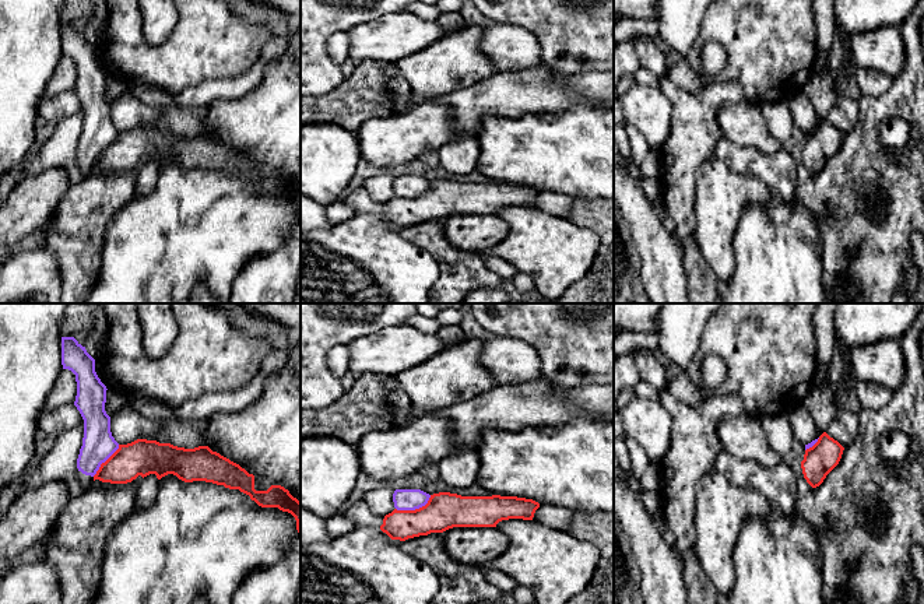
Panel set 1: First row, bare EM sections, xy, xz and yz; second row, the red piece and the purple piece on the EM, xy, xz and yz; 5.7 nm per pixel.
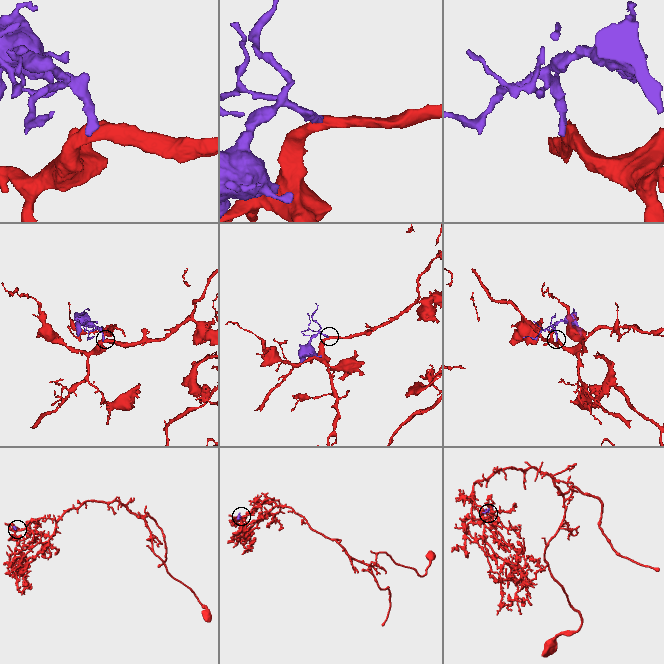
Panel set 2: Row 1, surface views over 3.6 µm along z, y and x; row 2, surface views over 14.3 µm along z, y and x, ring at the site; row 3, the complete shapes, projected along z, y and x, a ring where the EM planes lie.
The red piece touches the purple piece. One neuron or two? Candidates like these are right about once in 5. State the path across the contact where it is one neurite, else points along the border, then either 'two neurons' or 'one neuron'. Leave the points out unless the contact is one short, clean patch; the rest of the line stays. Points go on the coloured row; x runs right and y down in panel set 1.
border along xz (431, 495), (418, 508), (396, 509); two neurons

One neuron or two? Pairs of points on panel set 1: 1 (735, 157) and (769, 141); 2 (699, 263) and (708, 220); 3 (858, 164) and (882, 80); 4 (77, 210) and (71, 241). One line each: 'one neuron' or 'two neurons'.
1: two neurons
2: two neurons
3: two neurons
4: one neuron

